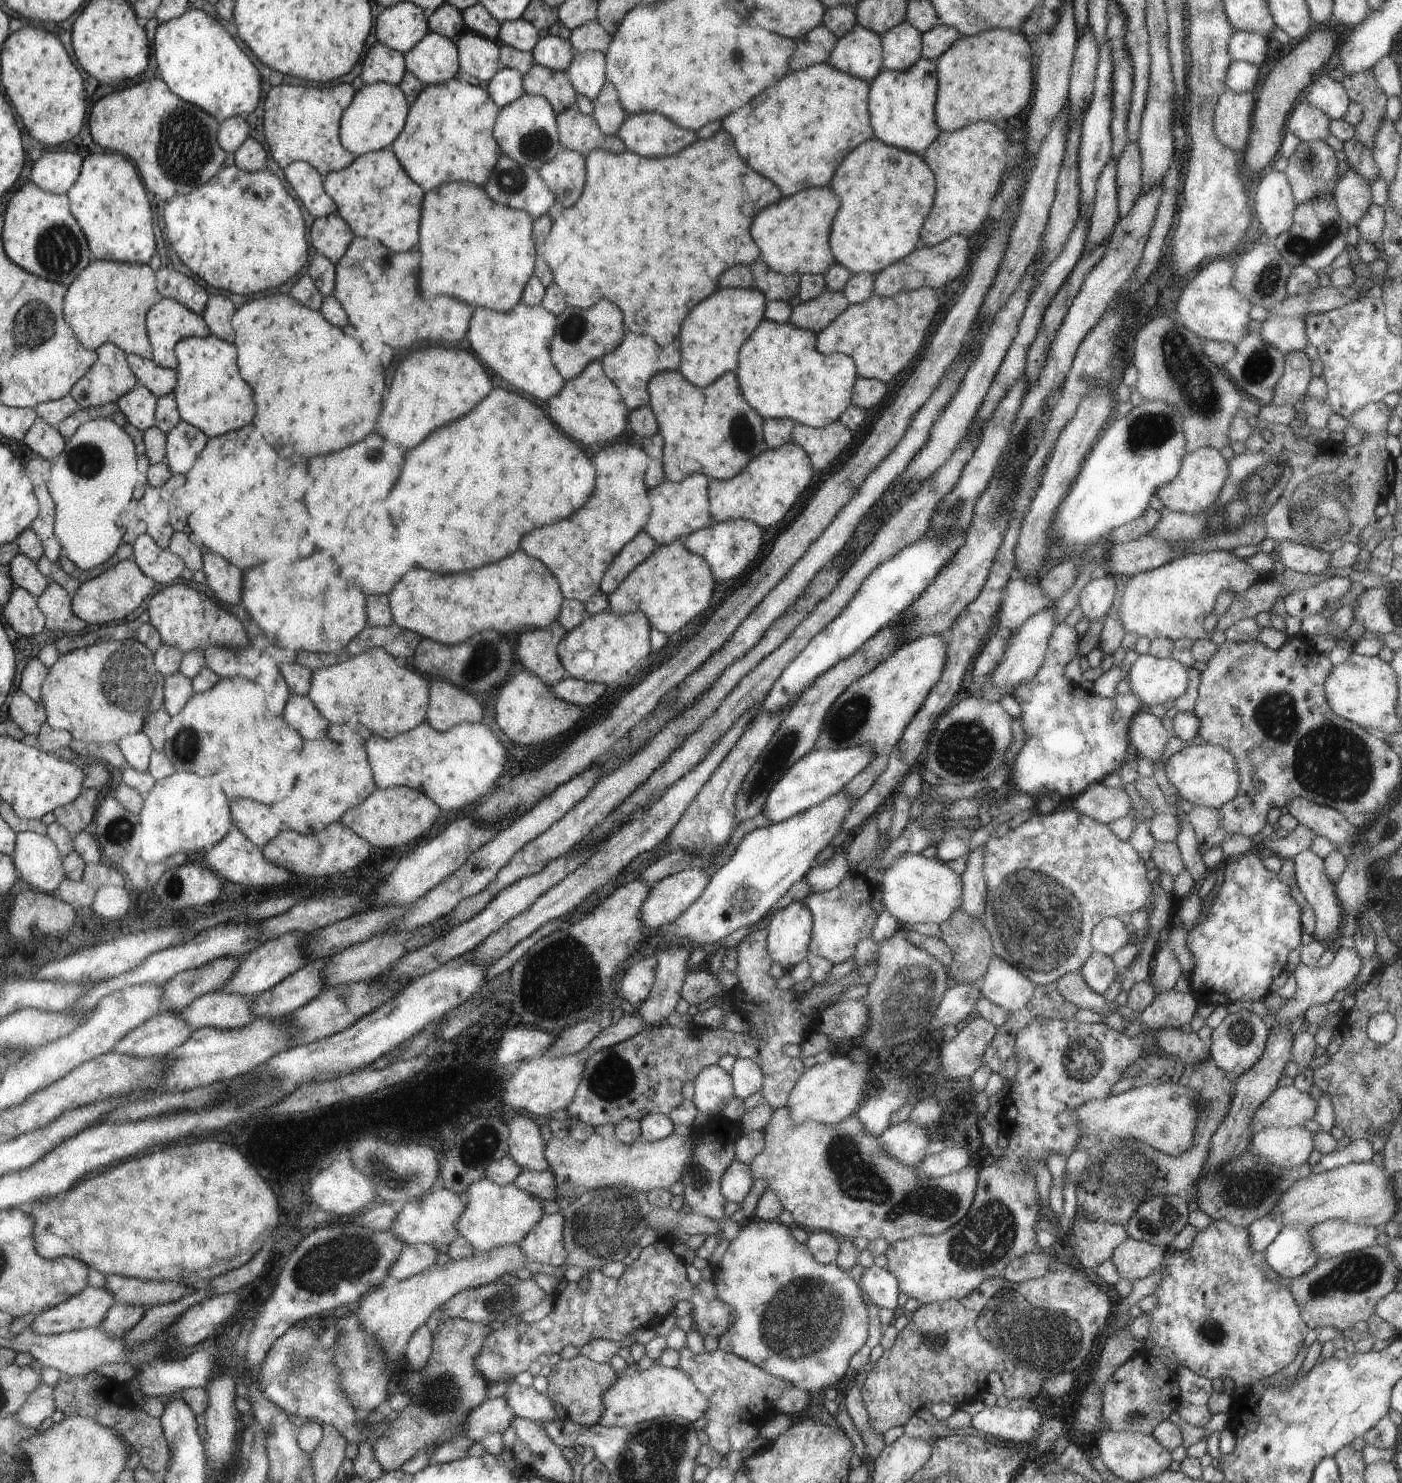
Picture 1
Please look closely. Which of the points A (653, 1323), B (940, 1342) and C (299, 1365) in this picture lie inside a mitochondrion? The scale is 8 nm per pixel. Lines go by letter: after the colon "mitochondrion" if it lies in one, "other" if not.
A: other
B: mitochondrion
C: mitochondrion

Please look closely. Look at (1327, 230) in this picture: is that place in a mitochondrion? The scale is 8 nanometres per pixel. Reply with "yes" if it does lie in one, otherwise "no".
yes

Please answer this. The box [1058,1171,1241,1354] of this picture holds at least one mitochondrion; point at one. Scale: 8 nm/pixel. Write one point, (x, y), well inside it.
(1165, 1214)

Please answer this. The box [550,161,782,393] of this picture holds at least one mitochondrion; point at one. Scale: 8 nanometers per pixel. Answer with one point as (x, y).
(573, 327)

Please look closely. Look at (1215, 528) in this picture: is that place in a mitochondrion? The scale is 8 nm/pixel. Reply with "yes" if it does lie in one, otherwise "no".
yes

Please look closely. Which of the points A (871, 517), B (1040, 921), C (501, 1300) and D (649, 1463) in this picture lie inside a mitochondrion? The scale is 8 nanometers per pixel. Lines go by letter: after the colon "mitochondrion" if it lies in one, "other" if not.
A: mitochondrion
B: mitochondrion
C: mitochondrion
D: mitochondrion

